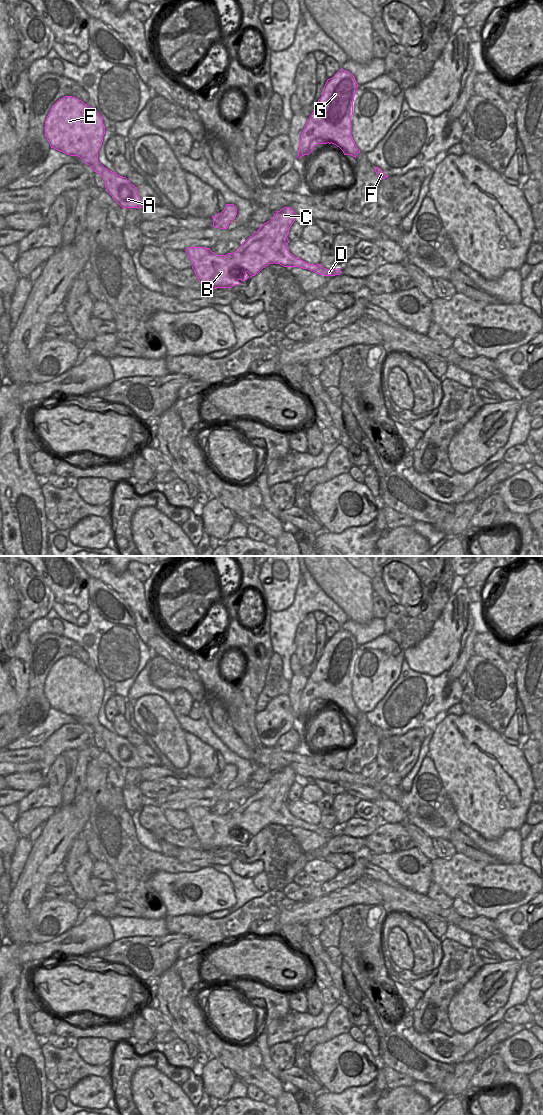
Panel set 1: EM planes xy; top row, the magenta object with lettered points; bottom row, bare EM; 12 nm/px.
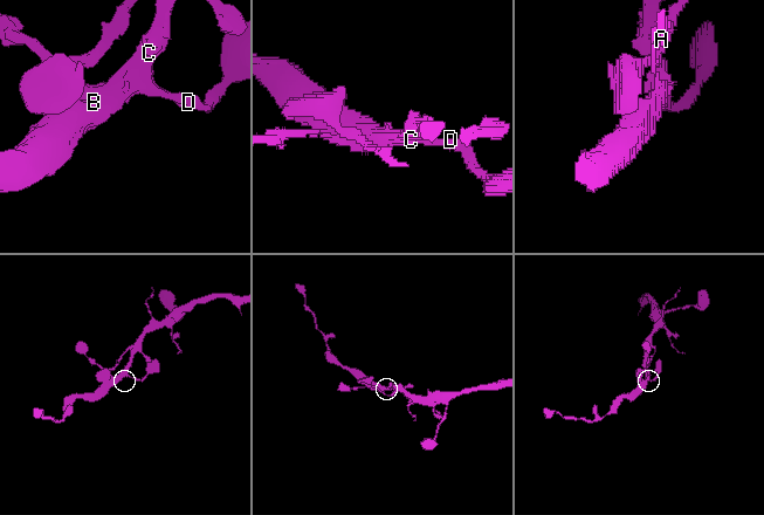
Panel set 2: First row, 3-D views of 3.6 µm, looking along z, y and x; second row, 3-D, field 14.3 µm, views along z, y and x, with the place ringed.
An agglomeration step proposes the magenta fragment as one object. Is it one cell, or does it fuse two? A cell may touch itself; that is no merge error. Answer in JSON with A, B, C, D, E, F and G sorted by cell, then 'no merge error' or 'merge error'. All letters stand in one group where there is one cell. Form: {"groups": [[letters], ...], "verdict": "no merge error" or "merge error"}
{"groups": [["A", "B", "C", "D", "E", "F", "G"]], "verdict": "no merge error"}

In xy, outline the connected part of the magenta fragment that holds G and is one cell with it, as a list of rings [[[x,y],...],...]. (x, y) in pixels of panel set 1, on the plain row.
[[[340,629],[328,639],[302,691],[297,718],[309,715],[317,704],[334,704],[344,715],[356,718],[360,713],[351,695],[354,655],[358,644],[355,637]]]

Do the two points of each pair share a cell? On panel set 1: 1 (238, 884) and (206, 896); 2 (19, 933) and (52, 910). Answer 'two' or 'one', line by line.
1: two
2: one

